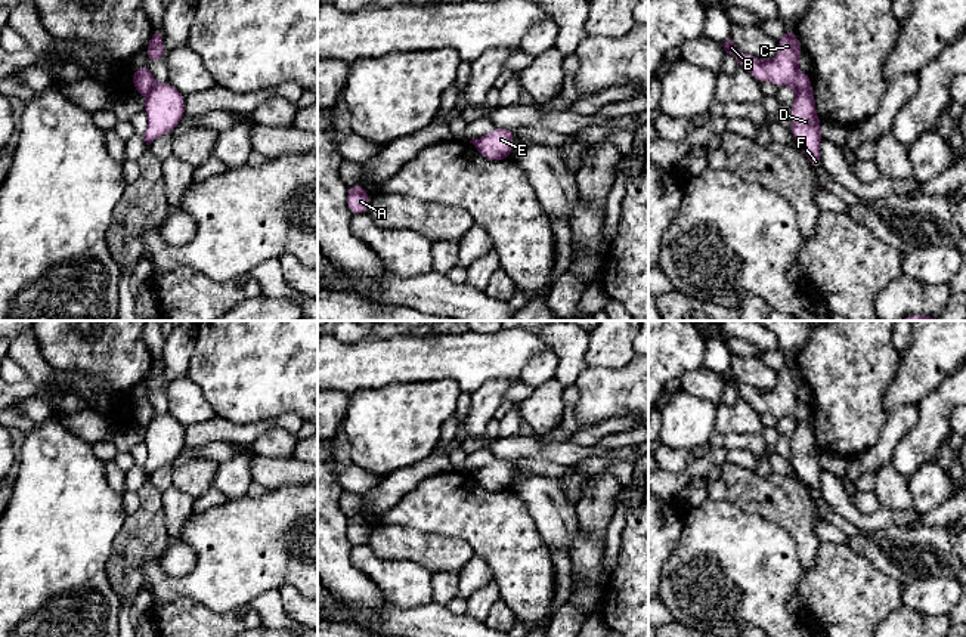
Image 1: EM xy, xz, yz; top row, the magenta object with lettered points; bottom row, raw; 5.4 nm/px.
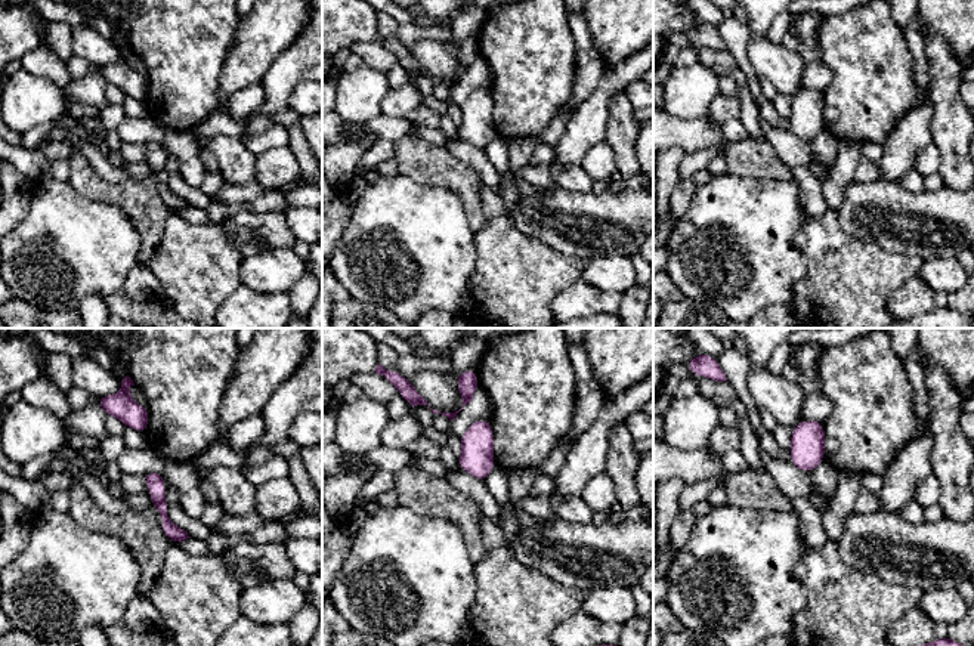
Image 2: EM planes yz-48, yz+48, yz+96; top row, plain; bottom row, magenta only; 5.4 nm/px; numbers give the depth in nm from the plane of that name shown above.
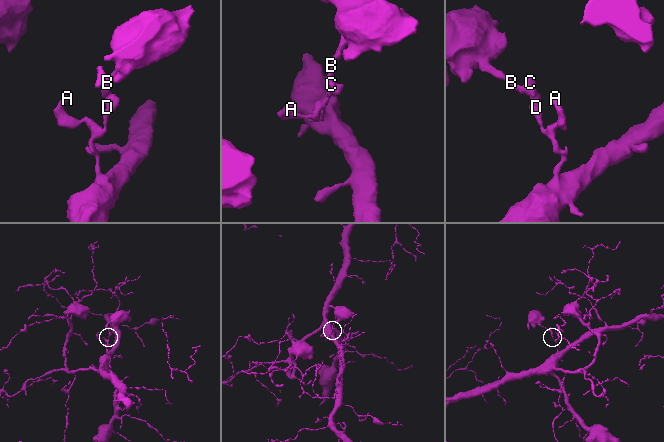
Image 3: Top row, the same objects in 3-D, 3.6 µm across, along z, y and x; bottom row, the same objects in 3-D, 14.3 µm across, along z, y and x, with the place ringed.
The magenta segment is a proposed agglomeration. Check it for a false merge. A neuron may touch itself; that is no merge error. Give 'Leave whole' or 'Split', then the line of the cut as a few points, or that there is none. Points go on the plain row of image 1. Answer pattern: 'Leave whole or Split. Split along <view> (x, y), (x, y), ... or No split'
Split. Split along yz (810, 414), (796, 423)

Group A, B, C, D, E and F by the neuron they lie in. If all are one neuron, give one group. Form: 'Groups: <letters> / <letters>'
Groups: A D E F / B C

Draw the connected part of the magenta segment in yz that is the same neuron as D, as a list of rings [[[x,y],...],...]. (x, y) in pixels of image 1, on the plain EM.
[[[811,415],[798,421],[790,437],[790,464],[814,500],[821,500],[820,471],[821,452],[817,448],[815,429]]]

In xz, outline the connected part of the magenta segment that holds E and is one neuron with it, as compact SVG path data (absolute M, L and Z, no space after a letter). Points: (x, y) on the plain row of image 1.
M495 458L490 464L479 469L477 483L489 492L502 492L511 489L513 470L517 463Z

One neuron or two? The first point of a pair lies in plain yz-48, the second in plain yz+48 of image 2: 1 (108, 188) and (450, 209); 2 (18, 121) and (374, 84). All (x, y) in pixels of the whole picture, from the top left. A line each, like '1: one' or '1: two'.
1: two
2: one

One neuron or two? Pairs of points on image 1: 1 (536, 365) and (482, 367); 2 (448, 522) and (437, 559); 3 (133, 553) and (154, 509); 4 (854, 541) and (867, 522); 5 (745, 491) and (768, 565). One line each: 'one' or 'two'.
1: two
2: two
3: one
4: two
5: two

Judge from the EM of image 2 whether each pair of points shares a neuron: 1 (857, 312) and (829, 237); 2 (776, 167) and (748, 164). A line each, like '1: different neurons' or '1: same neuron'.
1: same neuron
2: same neuron

